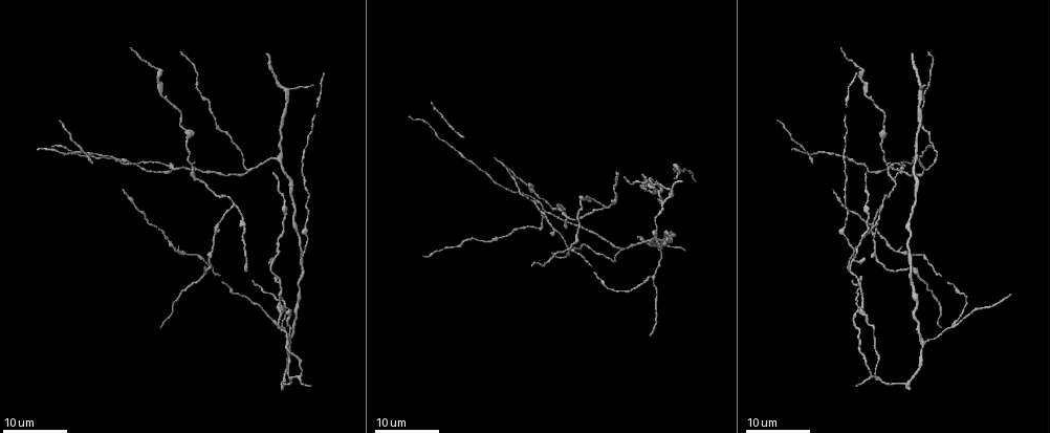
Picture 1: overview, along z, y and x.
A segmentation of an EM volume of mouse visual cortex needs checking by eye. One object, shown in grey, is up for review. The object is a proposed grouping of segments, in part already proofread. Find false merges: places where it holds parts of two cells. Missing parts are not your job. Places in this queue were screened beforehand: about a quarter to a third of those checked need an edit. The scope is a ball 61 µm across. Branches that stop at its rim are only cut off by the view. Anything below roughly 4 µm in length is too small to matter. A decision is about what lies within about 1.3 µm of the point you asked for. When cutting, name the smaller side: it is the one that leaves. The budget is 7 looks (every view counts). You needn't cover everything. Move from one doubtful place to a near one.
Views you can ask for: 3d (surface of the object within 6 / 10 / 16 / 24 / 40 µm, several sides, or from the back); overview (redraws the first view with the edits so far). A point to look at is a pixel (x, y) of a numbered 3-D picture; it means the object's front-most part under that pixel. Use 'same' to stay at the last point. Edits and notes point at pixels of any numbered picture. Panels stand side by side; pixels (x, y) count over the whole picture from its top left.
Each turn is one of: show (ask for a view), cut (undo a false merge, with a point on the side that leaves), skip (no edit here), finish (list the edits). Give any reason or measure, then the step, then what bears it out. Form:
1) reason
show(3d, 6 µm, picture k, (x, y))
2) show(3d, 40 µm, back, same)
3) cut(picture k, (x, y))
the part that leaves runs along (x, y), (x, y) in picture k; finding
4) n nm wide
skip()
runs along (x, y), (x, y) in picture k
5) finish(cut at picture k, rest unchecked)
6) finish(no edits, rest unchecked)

side arm on a straight run
show(3d, 16 µm, picture 1, (953, 327))

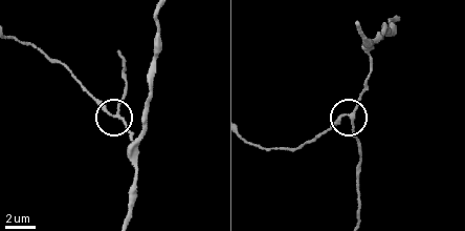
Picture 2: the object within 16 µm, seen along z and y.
show(3d, 10 µm, picture 2, (117, 117))

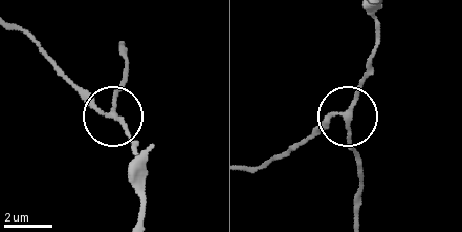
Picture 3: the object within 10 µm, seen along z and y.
skip()
runs along (374, 21), (369, 69), (345, 124), (356, 157) in picture 3; one cell here

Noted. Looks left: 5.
arms part here
show(3d, 16 µm, picture 1, (924, 342))

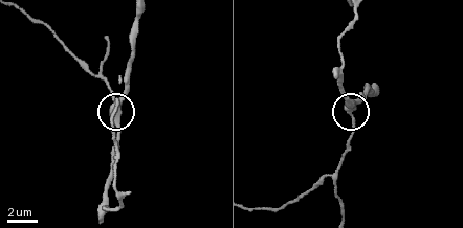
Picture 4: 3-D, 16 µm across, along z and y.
closer look
show(3d, 6 µm, picture 4, (351, 109))

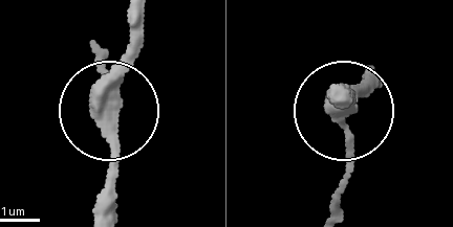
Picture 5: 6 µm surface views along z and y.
side arm 51 µm
skip()
runs along (139, 13), (113, 106), (100, 53) in picture 5; one cell here

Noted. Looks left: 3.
side arm on a straight run
show(3d, 24 µm, picture 1, (234, 205))

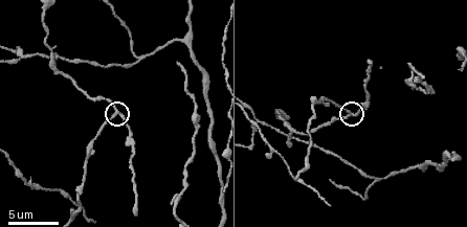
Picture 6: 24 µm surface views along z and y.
zoom in
show(3d, 10 µm, picture 6, (353, 113))

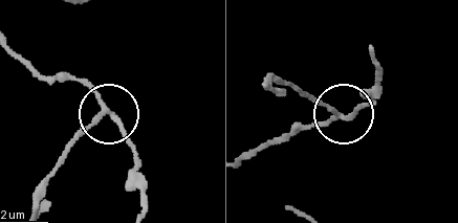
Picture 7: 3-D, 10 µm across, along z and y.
180 nm wide
cut(picture 7, (78, 136))
the part that leaves runs along (101, 115), (52, 174), (34, 209) in picture 7; a second cell is stuck on

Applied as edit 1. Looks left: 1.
finish(cut at picture 7, rest unchecked)

